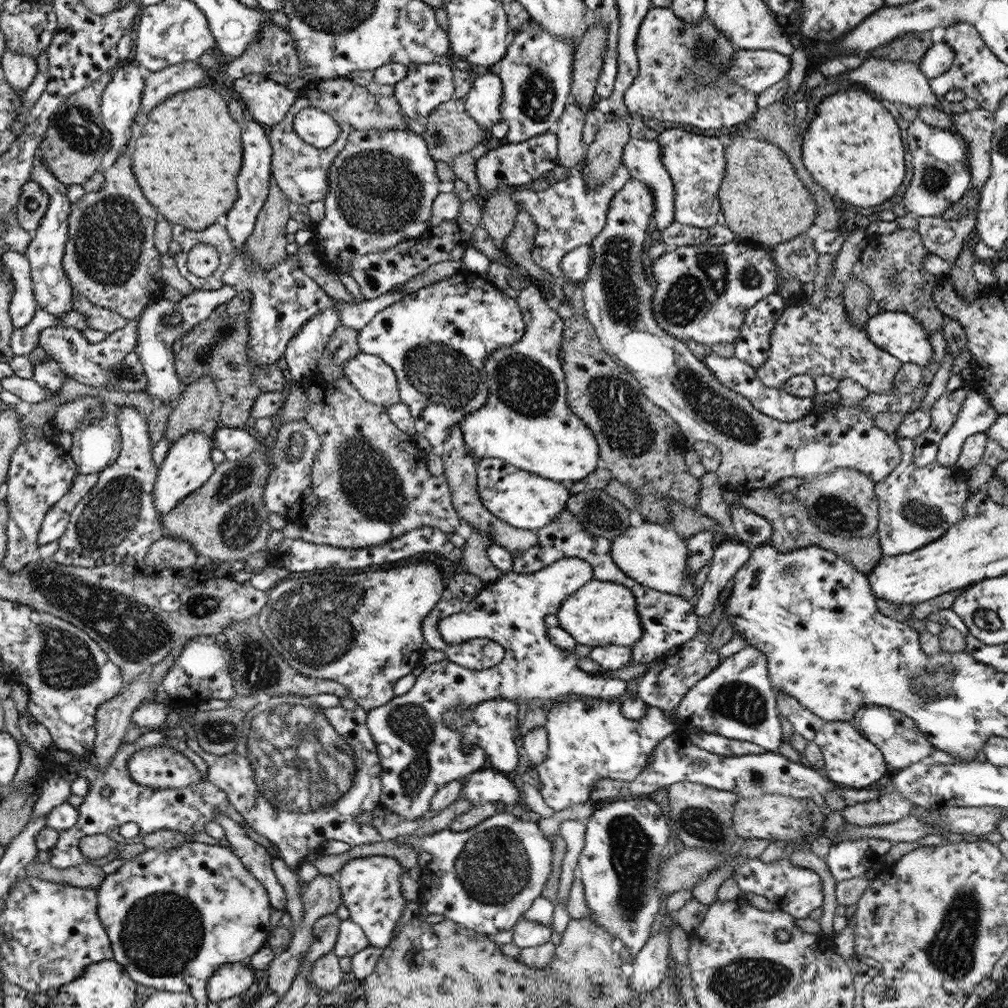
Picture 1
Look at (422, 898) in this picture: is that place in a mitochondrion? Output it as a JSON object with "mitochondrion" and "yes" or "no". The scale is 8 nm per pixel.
{"mitochondrion":"no"}

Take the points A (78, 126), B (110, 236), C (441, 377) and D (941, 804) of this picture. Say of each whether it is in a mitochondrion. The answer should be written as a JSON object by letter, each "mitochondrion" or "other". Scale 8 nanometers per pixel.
{"A":"mitochondrion","B":"mitochondrion","C":"mitochondrion","D":"other"}

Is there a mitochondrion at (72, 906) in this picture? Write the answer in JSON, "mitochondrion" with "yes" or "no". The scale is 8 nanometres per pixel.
{"mitochondrion":"no"}

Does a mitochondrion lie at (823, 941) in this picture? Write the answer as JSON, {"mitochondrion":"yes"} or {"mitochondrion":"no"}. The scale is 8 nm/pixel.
{"mitochondrion":"no"}

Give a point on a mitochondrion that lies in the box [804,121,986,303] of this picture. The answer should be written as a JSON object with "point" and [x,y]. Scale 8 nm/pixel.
{"point":[934,180]}

